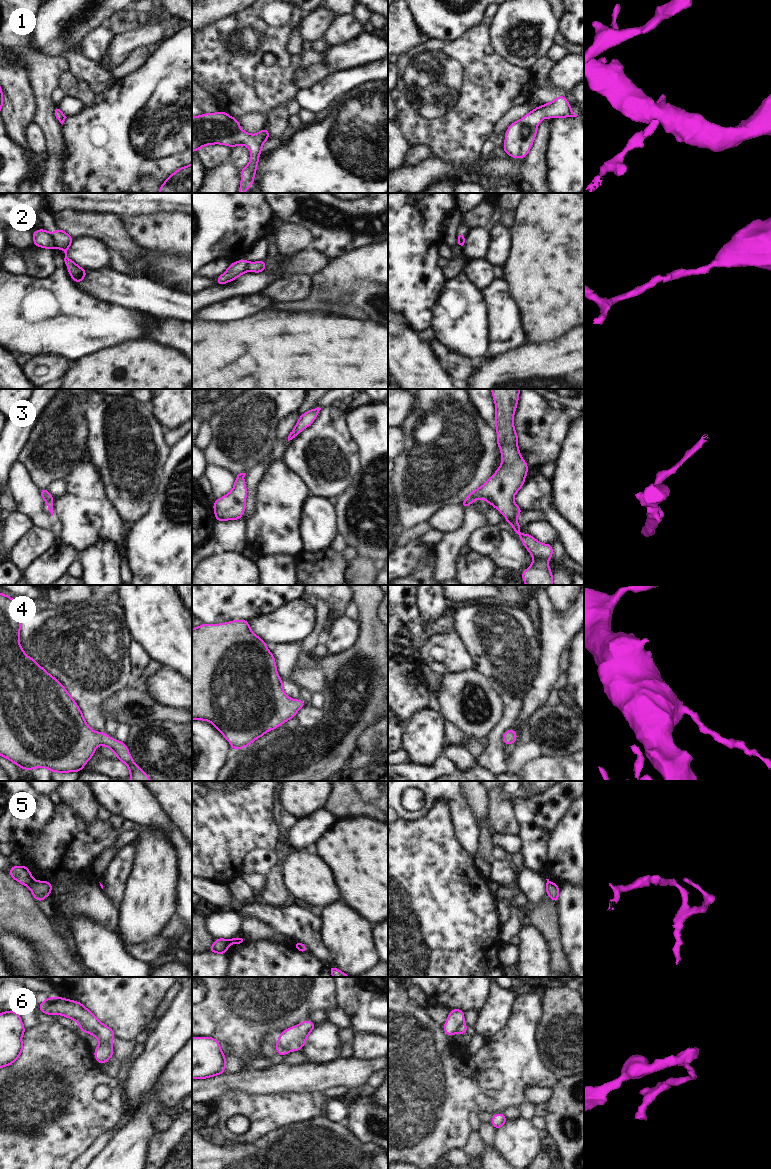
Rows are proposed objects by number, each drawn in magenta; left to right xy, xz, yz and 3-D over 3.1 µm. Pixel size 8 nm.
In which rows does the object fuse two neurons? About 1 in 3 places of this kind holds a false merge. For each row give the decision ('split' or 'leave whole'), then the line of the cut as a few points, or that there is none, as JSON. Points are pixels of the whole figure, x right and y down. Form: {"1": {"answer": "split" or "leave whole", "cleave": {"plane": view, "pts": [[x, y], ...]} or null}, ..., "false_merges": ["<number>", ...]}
{"1": {"answer": "leave whole", "cleave": null}, "2": {"answer": "split", "cleave": {"plane": "xy", "pts": [[52, 234], [57, 246]]}}, "3": {"answer": "leave whole", "cleave": null}, "4": {"answer": "leave whole", "cleave": null}, "5": {"answer": "split", "cleave": {"plane": "xz", "pts": [[228, 940], [227, 946]]}}, "6": {"answer": "split", "cleave": {"plane": "xy", "pts": [[79, 1022], [86, 1025], [89, 1031]]}}, "false_merges": ["2", "5", "6"]}

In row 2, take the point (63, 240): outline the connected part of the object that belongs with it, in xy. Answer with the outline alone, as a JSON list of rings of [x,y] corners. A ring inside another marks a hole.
[[[57,228],[53,235],[56,239],[57,247],[63,250],[65,253],[64,261],[66,266],[68,267],[68,273],[76,283],[81,283],[84,277],[87,275],[87,270],[84,270],[80,266],[78,266],[73,260],[67,257],[67,251],[74,239],[68,233],[59,228]]]

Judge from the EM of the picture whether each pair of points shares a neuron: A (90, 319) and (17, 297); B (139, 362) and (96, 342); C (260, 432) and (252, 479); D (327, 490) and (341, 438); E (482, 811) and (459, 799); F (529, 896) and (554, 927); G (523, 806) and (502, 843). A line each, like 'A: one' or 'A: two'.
A: one
B: two
C: two
D: one
E: two
F: two
G: two

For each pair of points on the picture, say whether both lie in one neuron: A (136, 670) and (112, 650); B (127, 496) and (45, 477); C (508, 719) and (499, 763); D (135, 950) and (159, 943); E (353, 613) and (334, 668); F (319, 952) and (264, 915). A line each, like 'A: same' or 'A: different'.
A: different
B: different
C: same
D: same
E: different
F: same

